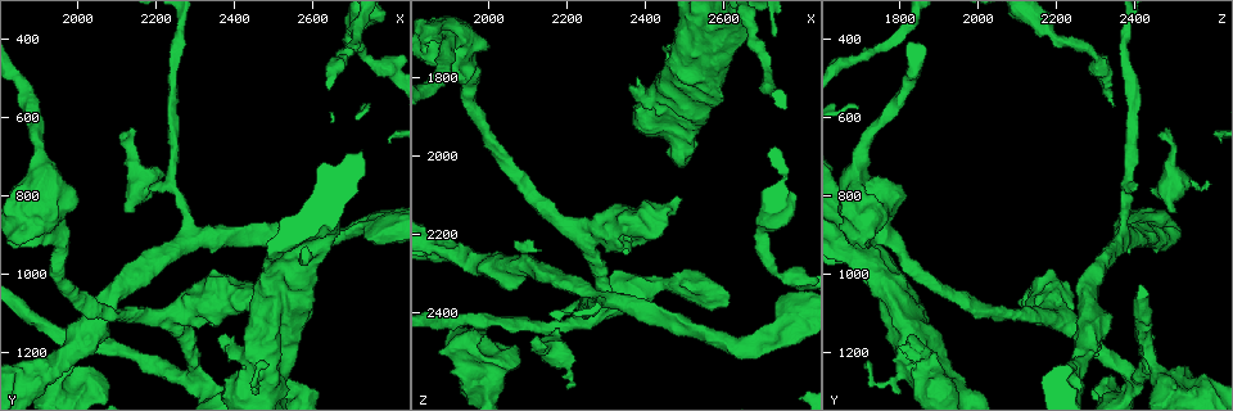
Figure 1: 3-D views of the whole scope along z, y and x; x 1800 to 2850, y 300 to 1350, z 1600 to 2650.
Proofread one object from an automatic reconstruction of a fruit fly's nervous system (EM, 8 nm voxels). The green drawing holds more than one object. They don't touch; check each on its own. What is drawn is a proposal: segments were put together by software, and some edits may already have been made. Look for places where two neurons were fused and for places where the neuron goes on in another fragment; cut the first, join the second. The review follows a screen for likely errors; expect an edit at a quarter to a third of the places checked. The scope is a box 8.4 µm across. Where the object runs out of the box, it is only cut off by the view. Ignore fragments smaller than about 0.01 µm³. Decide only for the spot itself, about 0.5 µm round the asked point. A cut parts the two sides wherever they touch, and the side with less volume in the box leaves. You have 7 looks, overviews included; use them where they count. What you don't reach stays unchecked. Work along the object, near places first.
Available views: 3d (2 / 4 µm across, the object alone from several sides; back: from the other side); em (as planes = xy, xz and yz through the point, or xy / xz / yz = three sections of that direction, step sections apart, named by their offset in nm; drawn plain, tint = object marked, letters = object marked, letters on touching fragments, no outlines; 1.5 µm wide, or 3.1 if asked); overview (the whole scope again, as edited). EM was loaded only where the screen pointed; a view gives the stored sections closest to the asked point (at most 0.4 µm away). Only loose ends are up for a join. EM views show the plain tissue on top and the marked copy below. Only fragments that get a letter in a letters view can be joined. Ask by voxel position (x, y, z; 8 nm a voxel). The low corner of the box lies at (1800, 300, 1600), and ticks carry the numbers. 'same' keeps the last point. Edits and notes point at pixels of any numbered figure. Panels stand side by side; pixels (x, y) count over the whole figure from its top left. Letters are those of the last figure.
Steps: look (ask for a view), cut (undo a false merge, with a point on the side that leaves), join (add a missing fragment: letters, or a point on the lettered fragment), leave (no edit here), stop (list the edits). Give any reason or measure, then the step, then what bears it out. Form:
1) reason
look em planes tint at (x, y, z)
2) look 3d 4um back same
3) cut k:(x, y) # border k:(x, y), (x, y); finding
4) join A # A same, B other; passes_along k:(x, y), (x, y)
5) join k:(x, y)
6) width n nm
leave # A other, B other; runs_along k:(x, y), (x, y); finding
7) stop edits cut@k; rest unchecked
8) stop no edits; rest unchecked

branch stops here
look 3d 2um at (2115, 845, 2500)

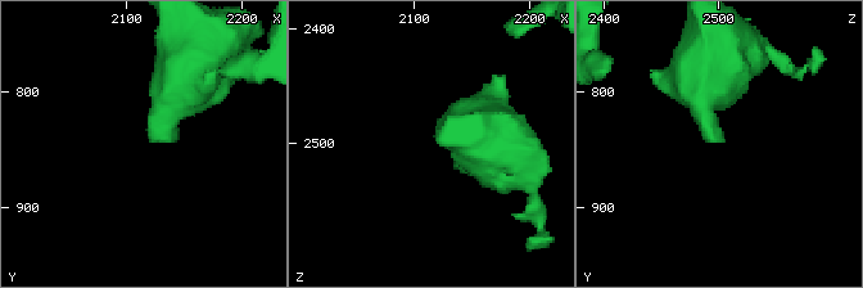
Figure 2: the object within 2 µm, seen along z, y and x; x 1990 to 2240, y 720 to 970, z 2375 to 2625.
need the tissue
look em xy step 4 letters at (2120, 842, 2498)

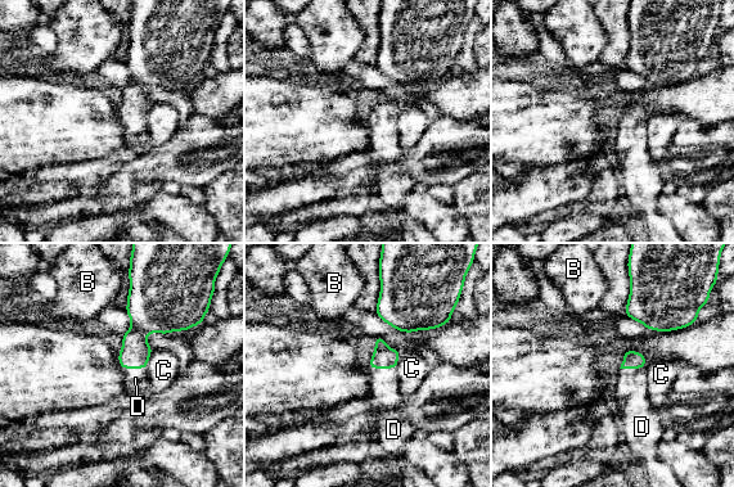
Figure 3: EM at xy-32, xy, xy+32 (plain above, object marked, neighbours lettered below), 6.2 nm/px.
join D # B other, C other, D same; it goes on there

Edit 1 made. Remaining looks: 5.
stops while still wide
look em planes letters at (2070, 1290, 2540)

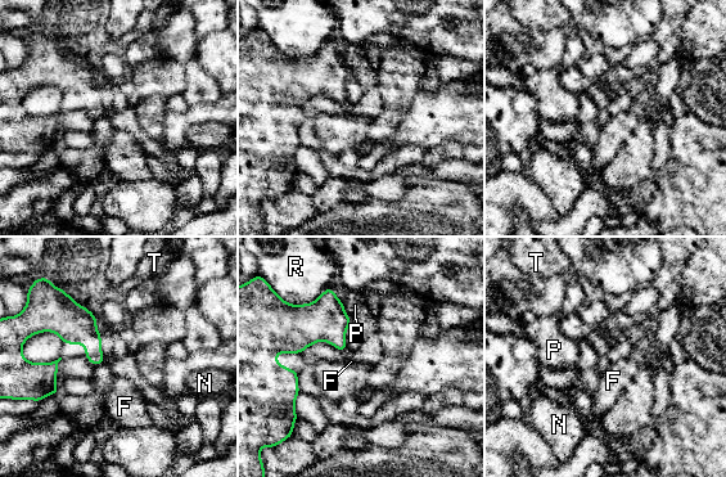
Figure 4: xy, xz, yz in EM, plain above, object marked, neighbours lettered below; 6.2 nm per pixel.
leave # F other, N other, P other, R other, T other; border 4:(341, 301), (351, 322); no lettered fragment goes on from it

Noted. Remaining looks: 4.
stops while still wide
look 3d 2um back at (2745, 910, 2365)

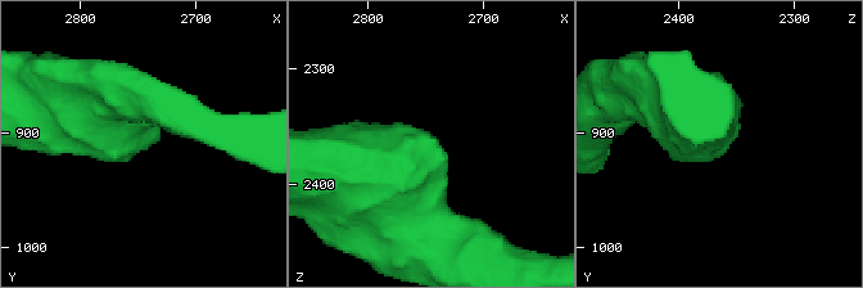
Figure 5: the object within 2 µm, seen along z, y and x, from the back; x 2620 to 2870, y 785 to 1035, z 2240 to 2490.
look em planes letters at (2738, 910, 2366)

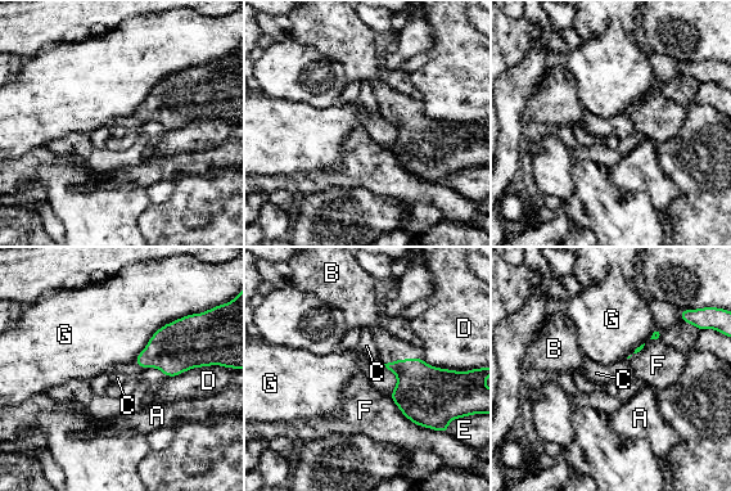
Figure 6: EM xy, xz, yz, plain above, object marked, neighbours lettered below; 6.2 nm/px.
join B # A other, B same, C other, D other, E other, F other, G other; the neuron continues

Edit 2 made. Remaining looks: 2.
stop edits join@3, join@6; rest unchecked

